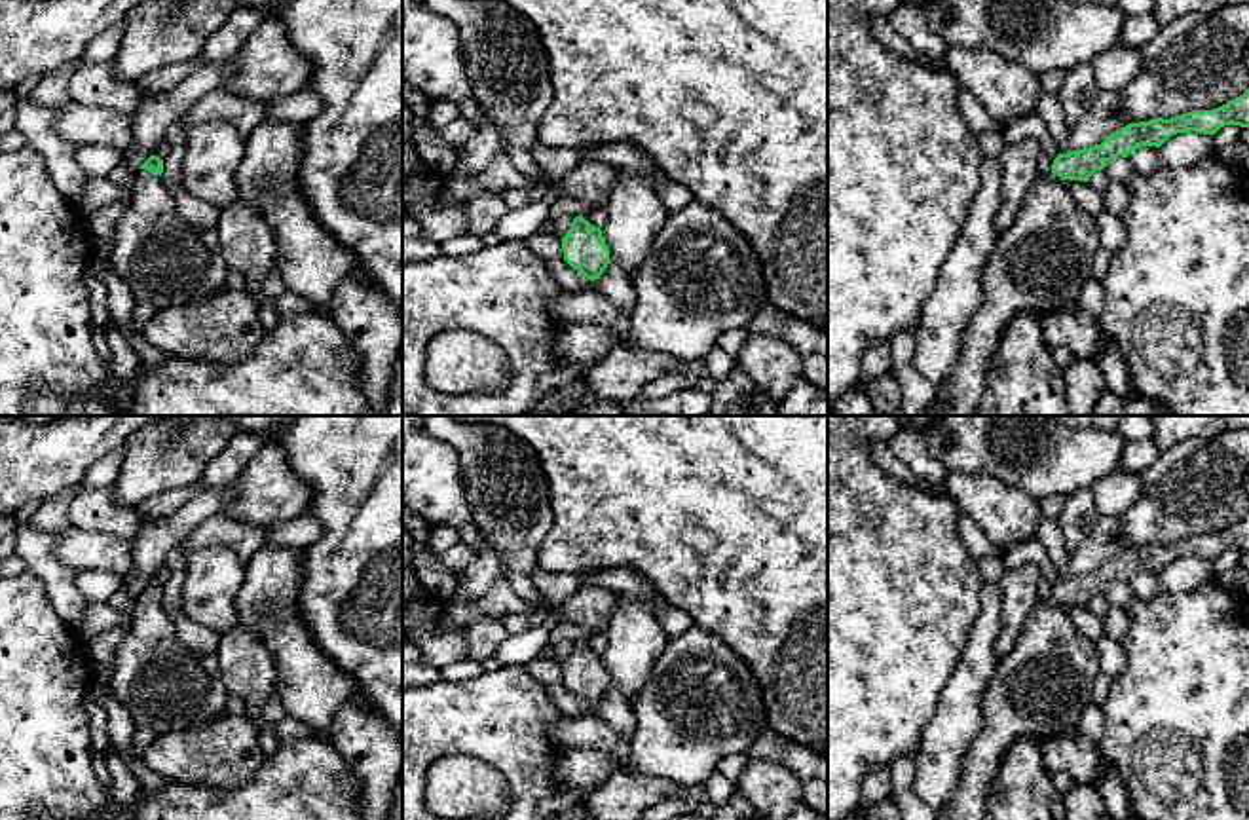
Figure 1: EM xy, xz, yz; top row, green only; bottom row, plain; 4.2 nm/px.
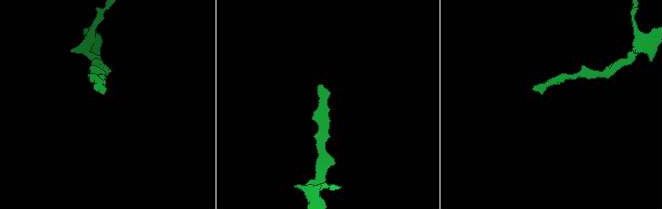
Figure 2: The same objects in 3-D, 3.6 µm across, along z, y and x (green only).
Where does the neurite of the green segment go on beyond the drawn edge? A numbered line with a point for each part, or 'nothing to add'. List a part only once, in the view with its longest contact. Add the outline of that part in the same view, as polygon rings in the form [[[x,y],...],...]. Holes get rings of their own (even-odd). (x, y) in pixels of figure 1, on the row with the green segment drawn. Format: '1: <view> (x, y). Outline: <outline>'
1: xy (166, 260). Outline: [[[137,169],[133,201],[116,228],[110,258],[135,300],[150,302],[158,309],[218,292],[230,270],[216,230],[186,222],[161,177],[146,169]]]

